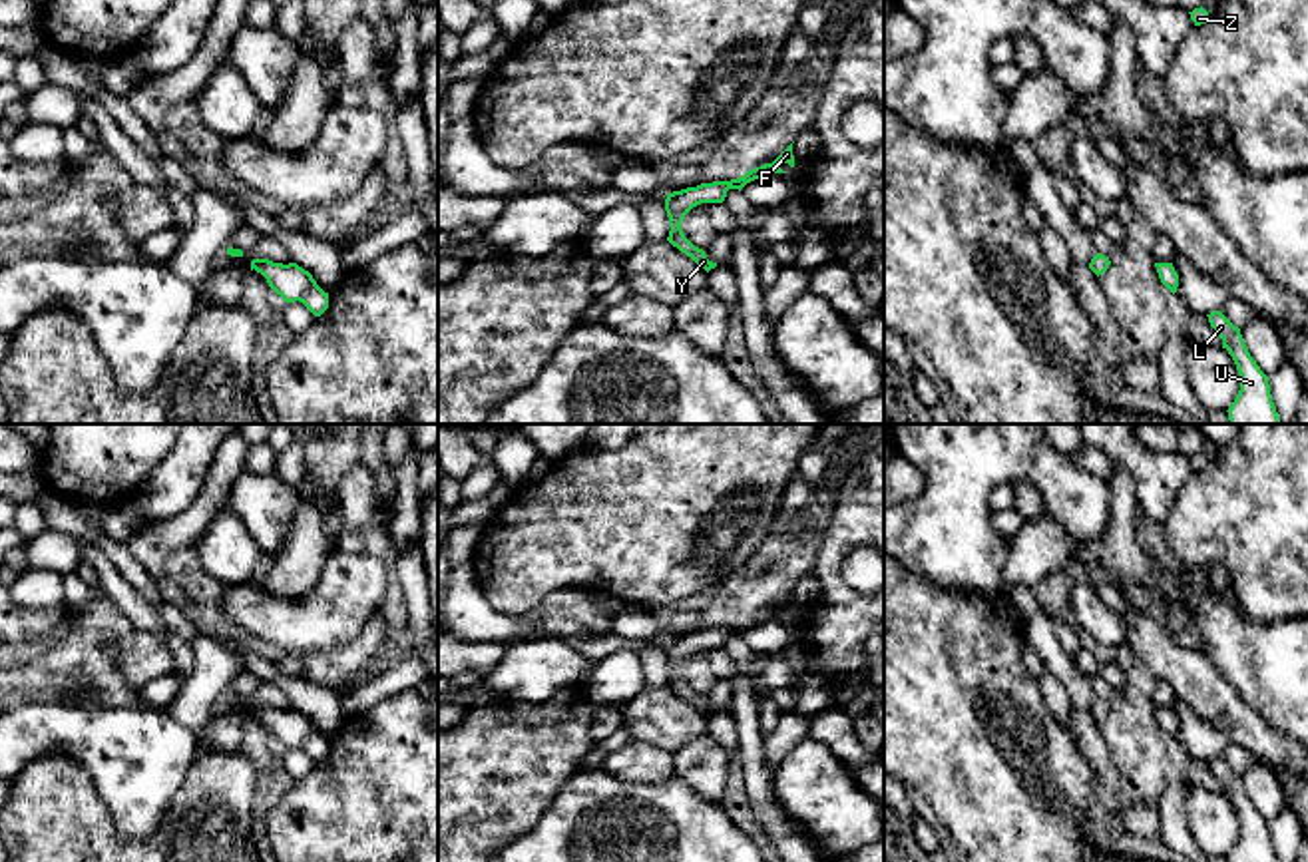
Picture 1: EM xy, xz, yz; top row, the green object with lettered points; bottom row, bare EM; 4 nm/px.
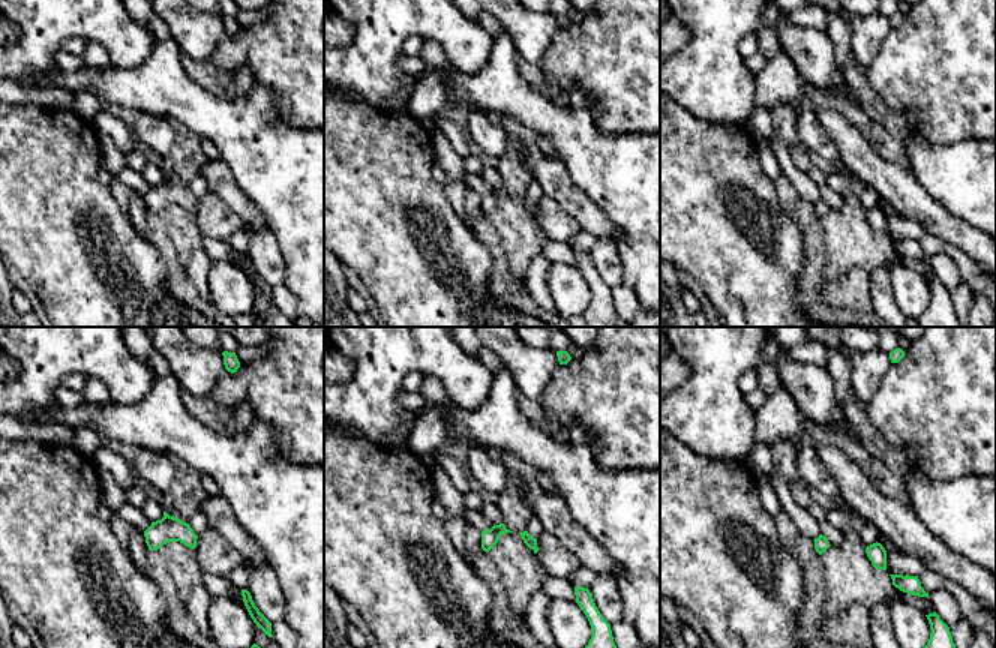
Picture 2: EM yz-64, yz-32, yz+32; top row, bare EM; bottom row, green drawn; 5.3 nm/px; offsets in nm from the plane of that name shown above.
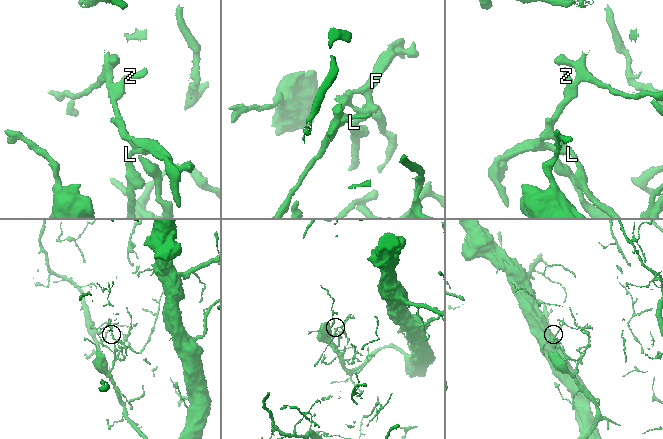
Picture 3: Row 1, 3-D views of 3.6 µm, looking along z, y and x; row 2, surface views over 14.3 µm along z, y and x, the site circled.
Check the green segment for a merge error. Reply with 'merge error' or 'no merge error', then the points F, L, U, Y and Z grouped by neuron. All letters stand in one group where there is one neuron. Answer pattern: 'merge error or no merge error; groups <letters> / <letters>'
merge error; groups F L U / Y Z

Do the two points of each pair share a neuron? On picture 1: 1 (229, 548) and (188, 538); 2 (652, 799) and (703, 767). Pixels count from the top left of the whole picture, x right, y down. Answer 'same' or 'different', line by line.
1: different
2: different

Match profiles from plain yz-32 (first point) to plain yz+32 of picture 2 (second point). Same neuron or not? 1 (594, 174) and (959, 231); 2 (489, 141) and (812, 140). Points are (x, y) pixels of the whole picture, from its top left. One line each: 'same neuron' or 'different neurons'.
1: different neurons
2: same neuron

